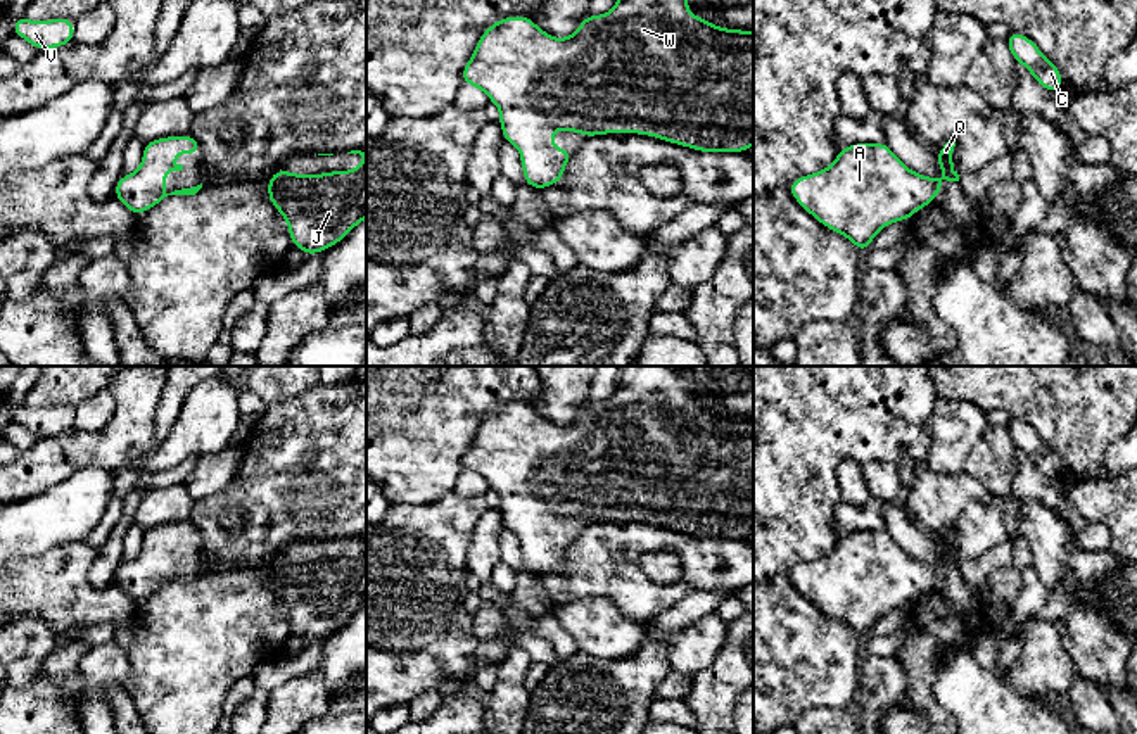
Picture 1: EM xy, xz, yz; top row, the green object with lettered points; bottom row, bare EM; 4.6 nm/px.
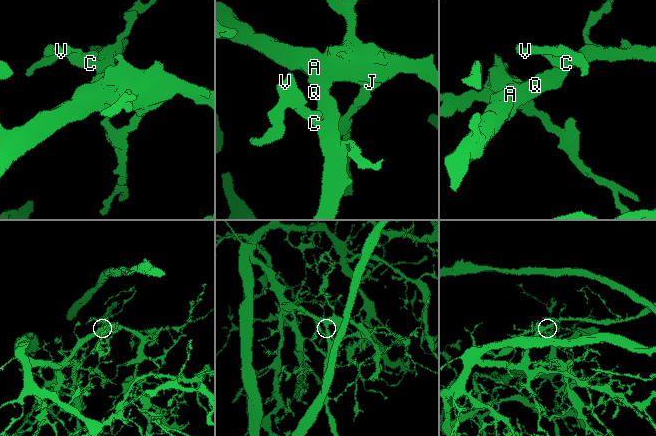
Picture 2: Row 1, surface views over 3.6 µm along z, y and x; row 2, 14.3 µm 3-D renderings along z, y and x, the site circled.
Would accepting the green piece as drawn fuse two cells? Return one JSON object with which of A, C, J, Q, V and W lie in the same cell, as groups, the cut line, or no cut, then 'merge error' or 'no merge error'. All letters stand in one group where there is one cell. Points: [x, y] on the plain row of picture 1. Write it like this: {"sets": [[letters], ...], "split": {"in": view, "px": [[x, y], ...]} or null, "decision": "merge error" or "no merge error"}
{"sets": [["A", "C", "J", "Q", "V", "W"]], "split": null, "decision": "no merge error"}

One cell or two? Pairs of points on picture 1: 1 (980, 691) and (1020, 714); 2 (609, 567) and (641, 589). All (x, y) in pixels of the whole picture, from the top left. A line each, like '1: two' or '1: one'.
1: one
2: one

